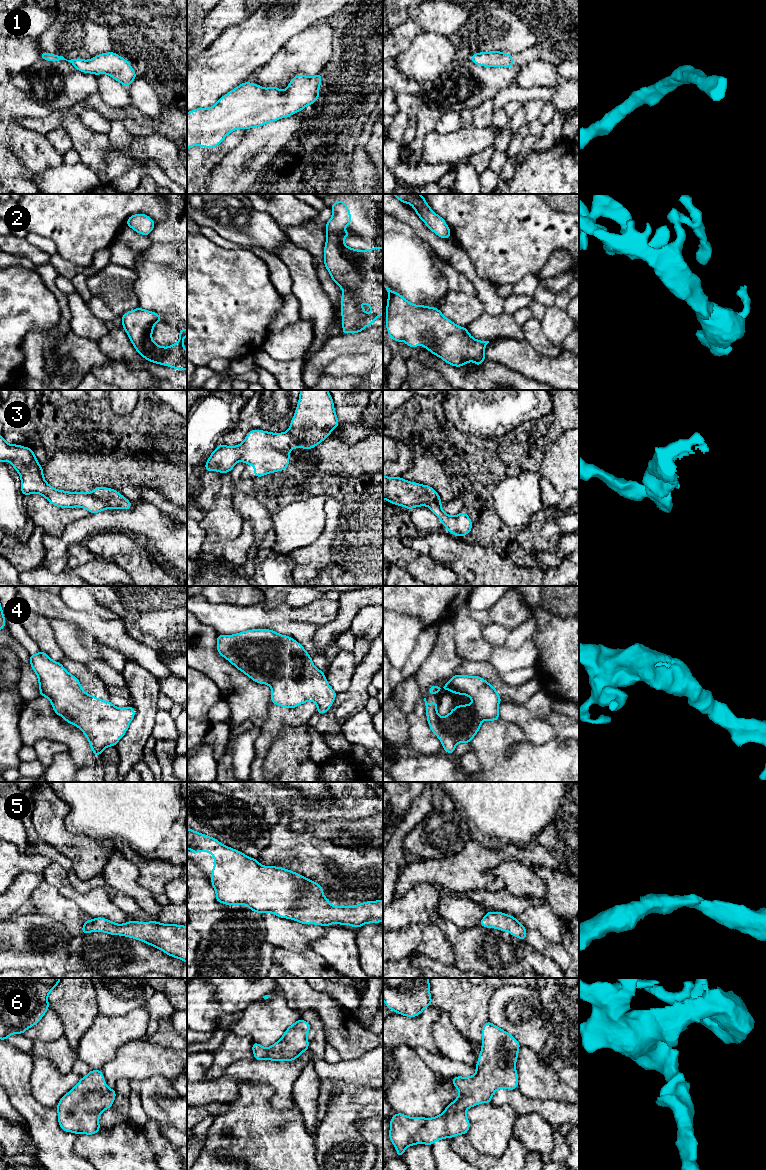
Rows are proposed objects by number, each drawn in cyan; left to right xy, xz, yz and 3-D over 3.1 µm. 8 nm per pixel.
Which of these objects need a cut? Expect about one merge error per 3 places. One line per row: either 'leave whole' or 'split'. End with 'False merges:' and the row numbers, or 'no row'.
1: leave whole
2: leave whole
3: split
4: leave whole
5: leave whole
6: leave whole
False merges: 3

